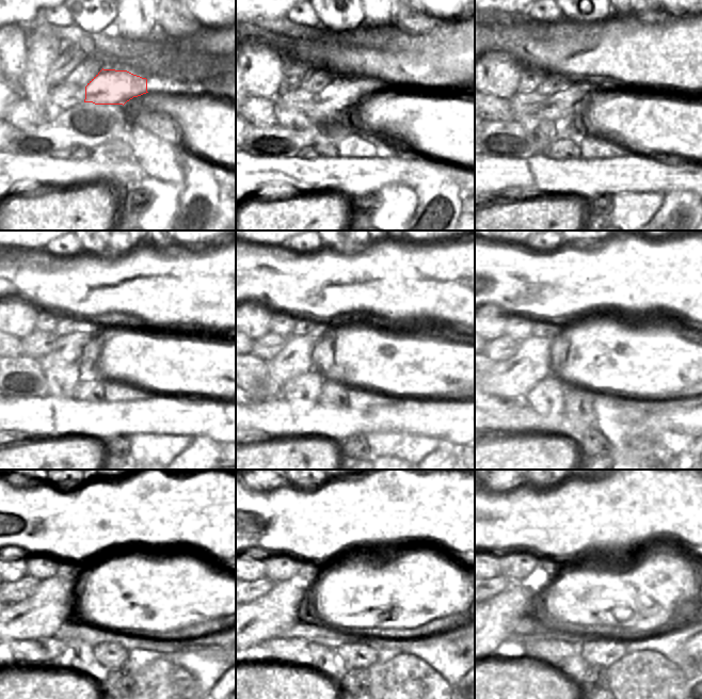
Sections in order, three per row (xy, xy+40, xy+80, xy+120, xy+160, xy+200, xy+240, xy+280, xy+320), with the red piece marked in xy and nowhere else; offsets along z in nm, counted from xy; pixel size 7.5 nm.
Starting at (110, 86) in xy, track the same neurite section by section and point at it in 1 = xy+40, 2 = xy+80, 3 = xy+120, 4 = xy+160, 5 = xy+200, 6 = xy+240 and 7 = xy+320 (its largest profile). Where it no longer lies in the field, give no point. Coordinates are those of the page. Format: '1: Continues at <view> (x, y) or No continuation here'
1: Continues at xy+40 (340, 93)
2: Continues at xy+80 (564, 104)
3: Continues at xy+120 (74, 348)
4: Continues at xy+160 (299, 355)
5: Continues at xy+200 (512, 379)
6: Continues at xy+240 (40, 616)
7: Continues at xy+320 (496, 622)

